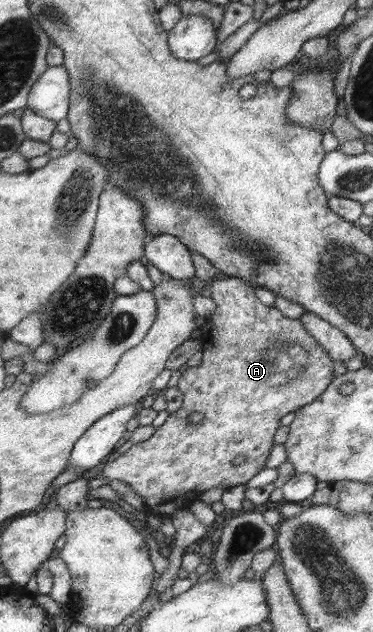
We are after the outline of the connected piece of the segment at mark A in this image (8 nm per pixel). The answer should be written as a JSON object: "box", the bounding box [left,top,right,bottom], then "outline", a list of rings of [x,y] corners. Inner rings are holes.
{"box":[101,277,334,519],"outline":[[[230,277],[211,281],[209,288],[216,310],[200,328],[200,338],[204,343],[201,365],[188,367],[178,382],[177,388],[185,395],[182,407],[171,413],[148,440],[134,444],[115,461],[101,467],[103,477],[130,485],[142,497],[148,511],[155,516],[164,516],[164,519],[172,517],[179,509],[187,509],[193,499],[212,487],[228,489],[246,485],[264,469],[274,445],[274,435],[281,426],[280,417],[318,400],[334,379],[334,361],[303,322],[289,318],[273,306],[268,309],[268,305],[259,301],[254,285],[238,277]],[[268,319],[274,319],[276,327],[270,325]],[[196,411],[204,415],[198,424],[188,420]],[[239,455],[244,455],[247,460],[240,466],[234,466],[232,460]]]}

